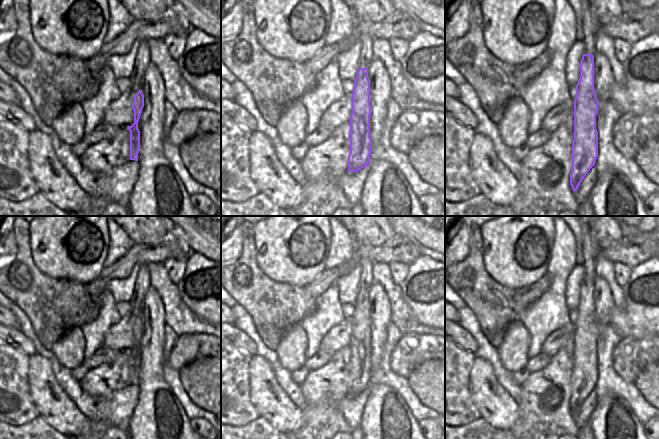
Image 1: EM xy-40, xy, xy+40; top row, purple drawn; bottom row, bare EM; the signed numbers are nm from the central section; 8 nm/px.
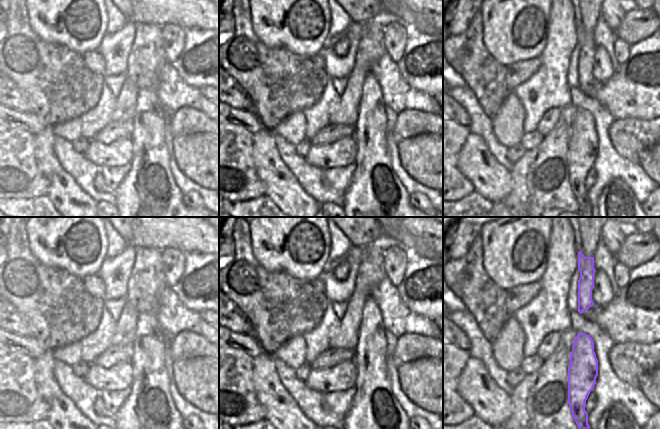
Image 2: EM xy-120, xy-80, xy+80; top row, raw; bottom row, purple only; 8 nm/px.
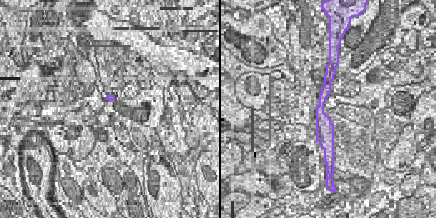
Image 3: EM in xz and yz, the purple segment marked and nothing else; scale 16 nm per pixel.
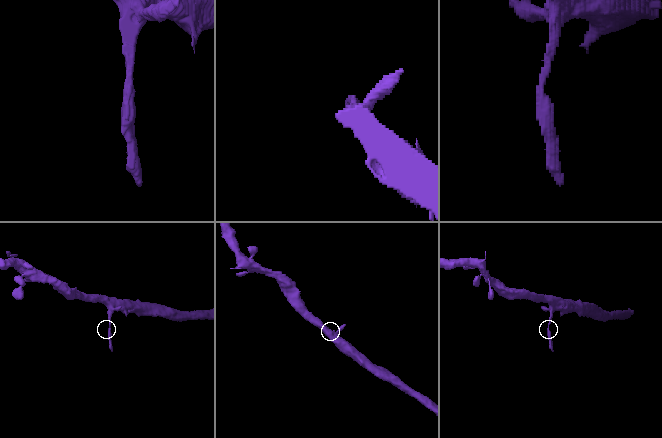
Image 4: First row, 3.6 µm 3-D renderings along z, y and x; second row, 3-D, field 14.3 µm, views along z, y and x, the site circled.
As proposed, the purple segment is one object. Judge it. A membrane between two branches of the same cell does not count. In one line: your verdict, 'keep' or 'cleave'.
cleave

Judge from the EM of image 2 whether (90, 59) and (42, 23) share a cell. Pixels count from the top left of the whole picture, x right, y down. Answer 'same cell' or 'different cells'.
different cells

